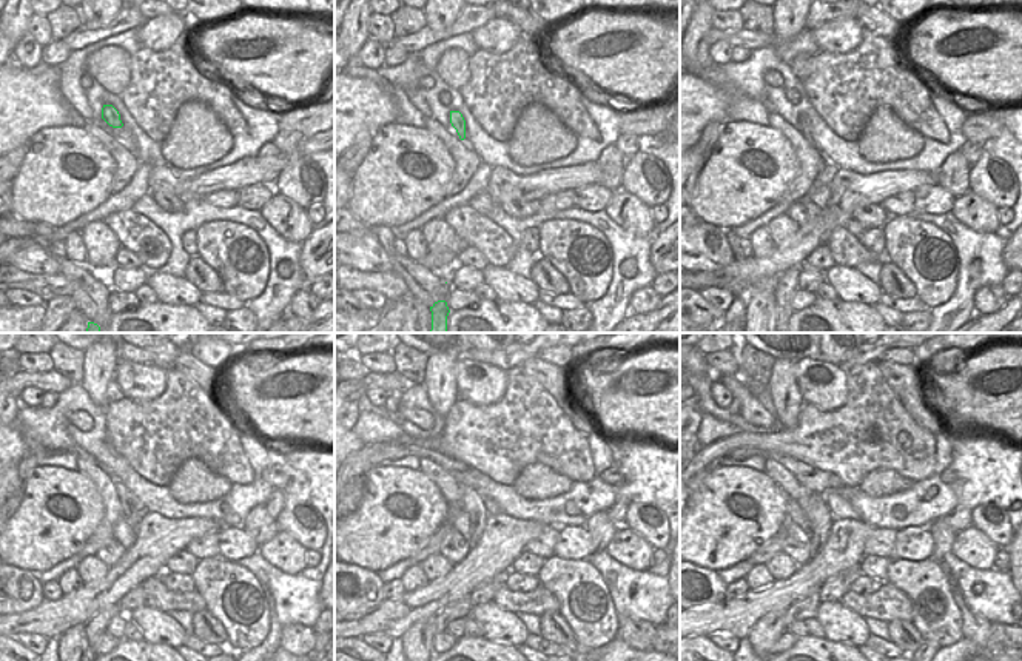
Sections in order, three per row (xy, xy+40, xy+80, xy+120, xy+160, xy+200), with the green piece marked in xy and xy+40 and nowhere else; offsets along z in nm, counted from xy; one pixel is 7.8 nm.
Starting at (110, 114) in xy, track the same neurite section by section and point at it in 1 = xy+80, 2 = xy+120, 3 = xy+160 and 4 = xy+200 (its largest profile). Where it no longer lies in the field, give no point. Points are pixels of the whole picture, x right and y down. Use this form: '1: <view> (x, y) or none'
1: xy+80 (805, 125)
2: xy+120 (131, 507)
3: xy+160 (472, 503)
4: xy+200 (820, 516)

